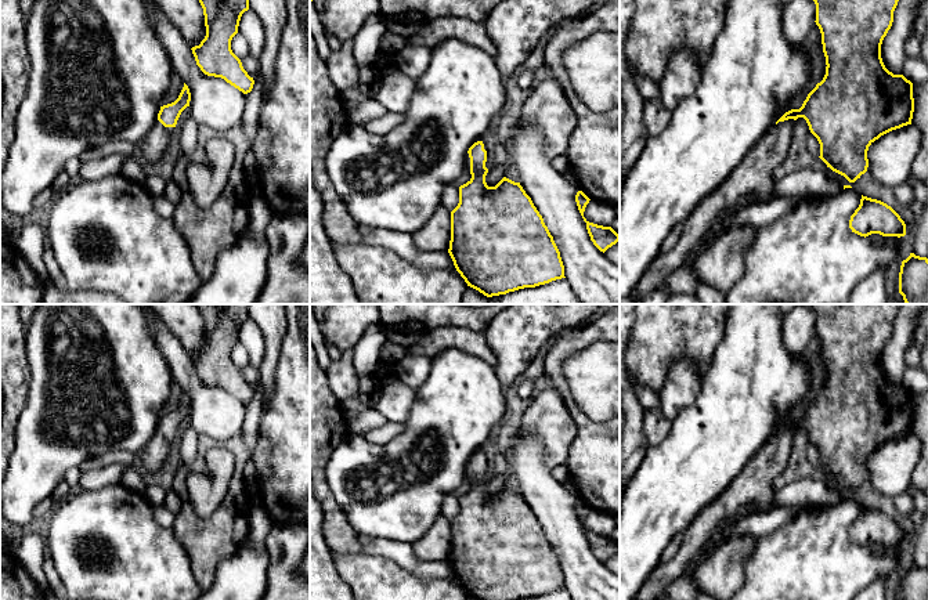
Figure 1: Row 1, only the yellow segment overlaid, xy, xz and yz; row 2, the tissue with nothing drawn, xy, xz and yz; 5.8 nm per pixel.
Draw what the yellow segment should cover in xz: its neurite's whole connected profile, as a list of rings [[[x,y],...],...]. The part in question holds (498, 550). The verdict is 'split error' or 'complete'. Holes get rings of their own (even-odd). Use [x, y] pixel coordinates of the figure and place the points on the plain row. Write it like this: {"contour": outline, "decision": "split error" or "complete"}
{"contour": [[[479,449],[465,467],[472,488],[459,496],[459,513],[451,521],[448,563],[456,581],[476,600],[519,600],[566,588],[560,561],[531,507],[506,487],[488,496],[485,471],[487,458]]], "decision": "split error"}

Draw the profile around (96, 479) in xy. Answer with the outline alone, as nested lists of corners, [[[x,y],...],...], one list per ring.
[[[113,463],[101,469],[93,469],[80,474],[75,491],[94,491],[106,485],[119,484],[127,465]]]

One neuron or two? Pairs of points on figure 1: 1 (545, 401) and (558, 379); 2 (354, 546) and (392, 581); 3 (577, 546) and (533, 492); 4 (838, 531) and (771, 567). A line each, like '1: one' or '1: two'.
1: two
2: two
3: one
4: one

